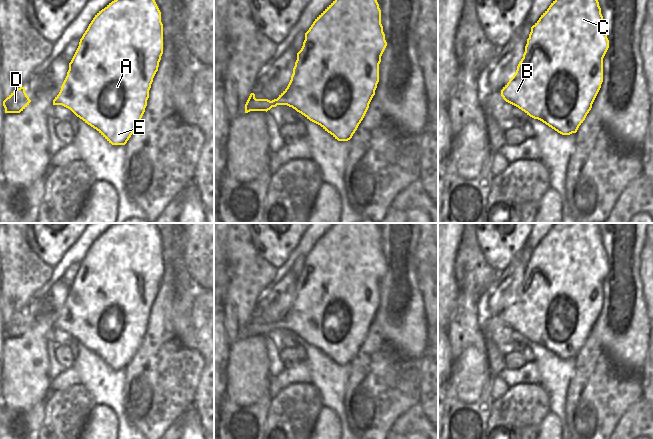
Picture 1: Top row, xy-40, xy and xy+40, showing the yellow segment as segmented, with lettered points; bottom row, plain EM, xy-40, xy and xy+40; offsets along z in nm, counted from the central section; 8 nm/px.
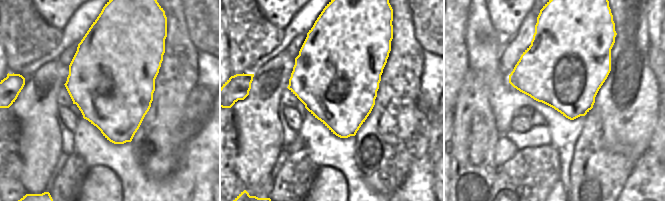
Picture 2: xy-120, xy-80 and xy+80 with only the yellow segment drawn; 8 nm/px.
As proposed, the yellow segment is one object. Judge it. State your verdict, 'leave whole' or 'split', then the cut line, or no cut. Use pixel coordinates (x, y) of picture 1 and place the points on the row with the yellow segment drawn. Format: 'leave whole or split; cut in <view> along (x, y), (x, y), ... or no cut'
split; cut in xy along (276, 99), (277, 104)

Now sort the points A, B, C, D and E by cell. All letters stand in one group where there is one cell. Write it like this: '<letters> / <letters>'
A B C E / D

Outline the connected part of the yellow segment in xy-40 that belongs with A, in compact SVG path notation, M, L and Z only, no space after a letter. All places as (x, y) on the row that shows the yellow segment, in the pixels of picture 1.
M114 0L99 11L80 39L53 105L70 109L112 145L125 145L147 106L149 90L163 54L163 24L155 0Z

